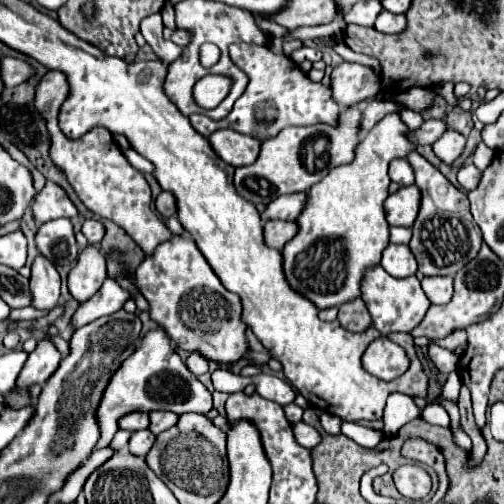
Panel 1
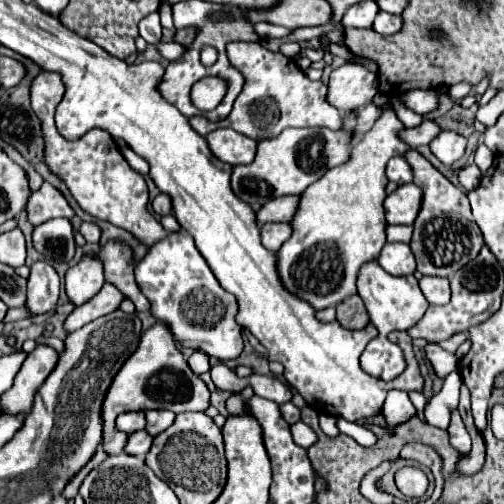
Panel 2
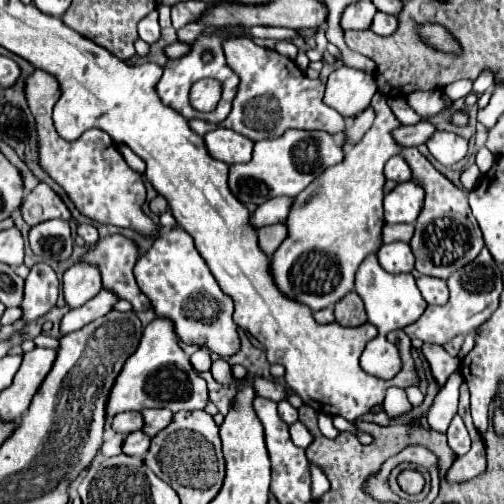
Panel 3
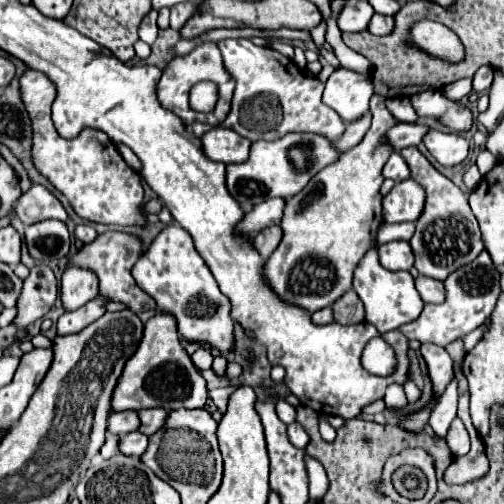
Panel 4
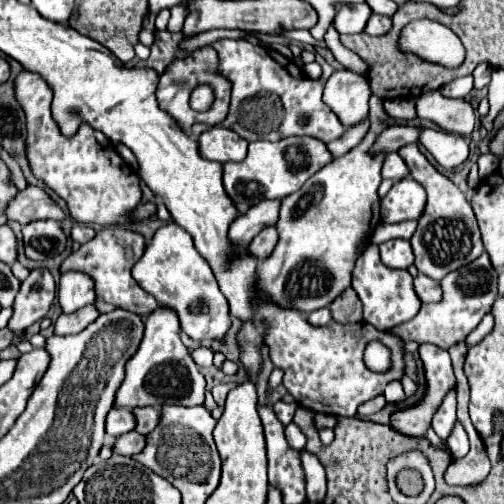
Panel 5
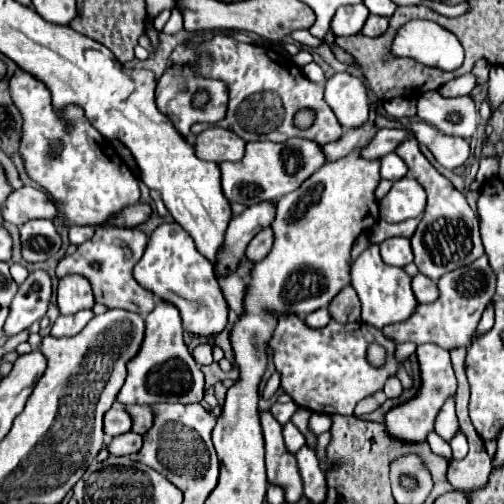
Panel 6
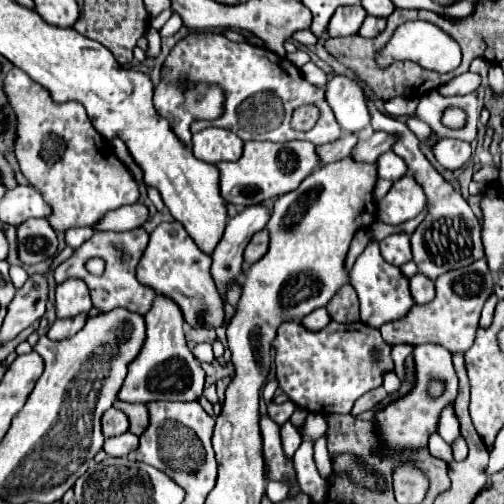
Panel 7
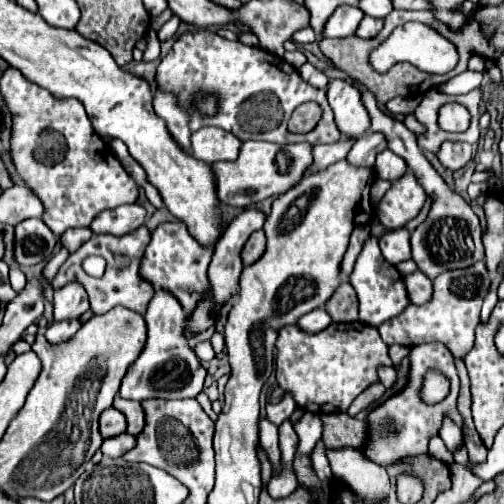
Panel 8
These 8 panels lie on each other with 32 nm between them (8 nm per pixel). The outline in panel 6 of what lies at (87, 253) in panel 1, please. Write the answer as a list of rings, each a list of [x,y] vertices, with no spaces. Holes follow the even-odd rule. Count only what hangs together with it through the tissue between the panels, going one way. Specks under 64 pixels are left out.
[[[82,276],[62,278],[56,290],[56,304],[62,316],[72,316],[82,308],[92,308],[94,298],[88,280]]]

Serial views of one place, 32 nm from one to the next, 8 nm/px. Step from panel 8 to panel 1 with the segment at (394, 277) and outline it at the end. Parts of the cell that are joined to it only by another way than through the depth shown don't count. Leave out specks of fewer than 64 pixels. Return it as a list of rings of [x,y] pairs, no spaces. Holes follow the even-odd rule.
[[[380,266],[368,268],[368,272],[364,272],[364,280],[360,282],[360,288],[362,288],[362,300],[366,302],[366,308],[372,316],[372,324],[376,326],[376,330],[380,330],[382,336],[388,336],[390,332],[410,332],[420,324],[420,320],[424,318],[430,306],[416,276],[396,280],[388,276],[388,272]]]

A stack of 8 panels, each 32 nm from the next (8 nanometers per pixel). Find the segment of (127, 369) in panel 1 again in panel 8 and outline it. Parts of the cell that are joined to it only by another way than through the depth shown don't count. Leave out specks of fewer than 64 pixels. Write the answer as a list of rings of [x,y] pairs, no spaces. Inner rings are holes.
[[[160,288],[150,300],[144,318],[148,324],[148,340],[138,360],[132,364],[132,368],[128,368],[124,384],[120,386],[120,396],[138,402],[146,398],[194,398],[204,386],[206,368],[194,354],[194,348],[190,348],[188,340],[182,336],[184,308],[180,308],[180,302],[170,292]]]

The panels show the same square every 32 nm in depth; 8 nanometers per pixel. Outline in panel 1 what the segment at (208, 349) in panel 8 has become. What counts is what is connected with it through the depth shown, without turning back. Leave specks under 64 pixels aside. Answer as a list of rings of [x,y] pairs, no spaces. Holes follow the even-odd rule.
[[[192,352],[192,354],[186,358],[186,366],[188,366],[190,372],[196,374],[196,376],[208,372],[208,360],[204,360],[202,356],[198,356],[198,352]]]

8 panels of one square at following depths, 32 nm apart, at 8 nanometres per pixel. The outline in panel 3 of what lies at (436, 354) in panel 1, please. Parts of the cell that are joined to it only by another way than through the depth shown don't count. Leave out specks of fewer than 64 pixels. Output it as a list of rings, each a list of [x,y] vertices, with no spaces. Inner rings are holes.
[[[424,344],[422,354],[430,364],[430,372],[432,372],[434,380],[436,380],[436,384],[442,388],[444,380],[448,380],[448,376],[456,370],[458,360],[452,358],[442,346],[436,346],[436,344]]]

